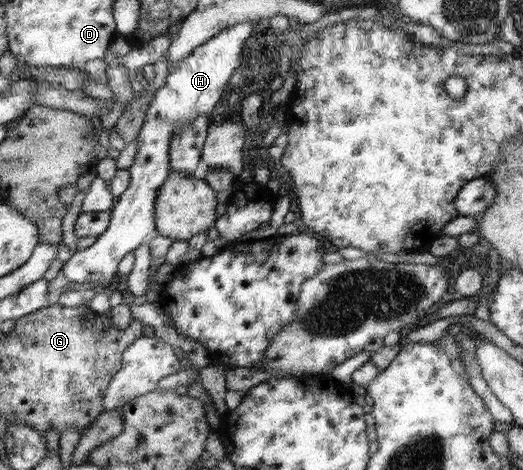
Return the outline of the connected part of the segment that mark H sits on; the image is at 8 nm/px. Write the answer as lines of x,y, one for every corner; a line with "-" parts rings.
241,22
214,35
208,42
198,46
194,52
176,62
166,78
166,84
154,92
146,110
146,120
136,138
136,156
128,169
128,189
111,208
108,228
96,238
92,246
77,250
61,268
69,282
102,282
107,286
118,274
120,260
129,252
143,244
156,233
156,202
158,192
166,184
172,167
169,151
171,138
176,127
188,125
190,121
210,115
220,100
226,99
229,81
240,66
244,55
244,45
254,34
252,27
256,22

